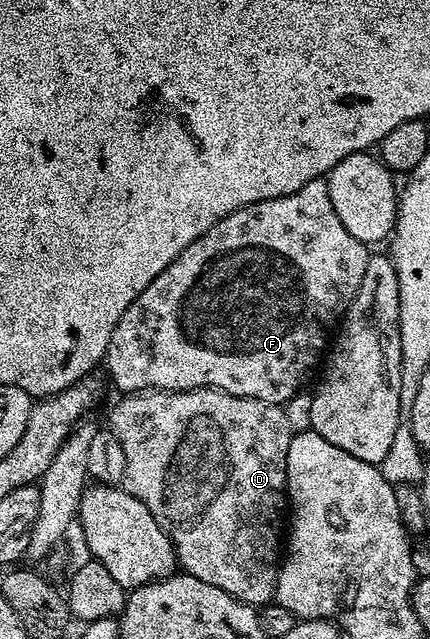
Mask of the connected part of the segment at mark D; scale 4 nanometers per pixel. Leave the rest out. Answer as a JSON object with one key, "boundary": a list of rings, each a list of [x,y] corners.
{"boundary":[[[152,389],[141,393],[127,393],[122,402],[110,413],[108,428],[120,439],[126,456],[126,470],[120,485],[127,493],[132,494],[156,519],[156,523],[168,535],[174,548],[174,556],[181,572],[192,575],[196,579],[204,579],[212,587],[220,587],[220,591],[228,591],[245,605],[265,607],[274,601],[274,592],[278,582],[280,564],[280,538],[284,533],[284,510],[288,505],[286,495],[286,452],[292,436],[292,430],[286,410],[280,405],[269,405],[260,399],[237,397],[219,389],[185,389],[182,393],[172,393],[164,389]]]}

